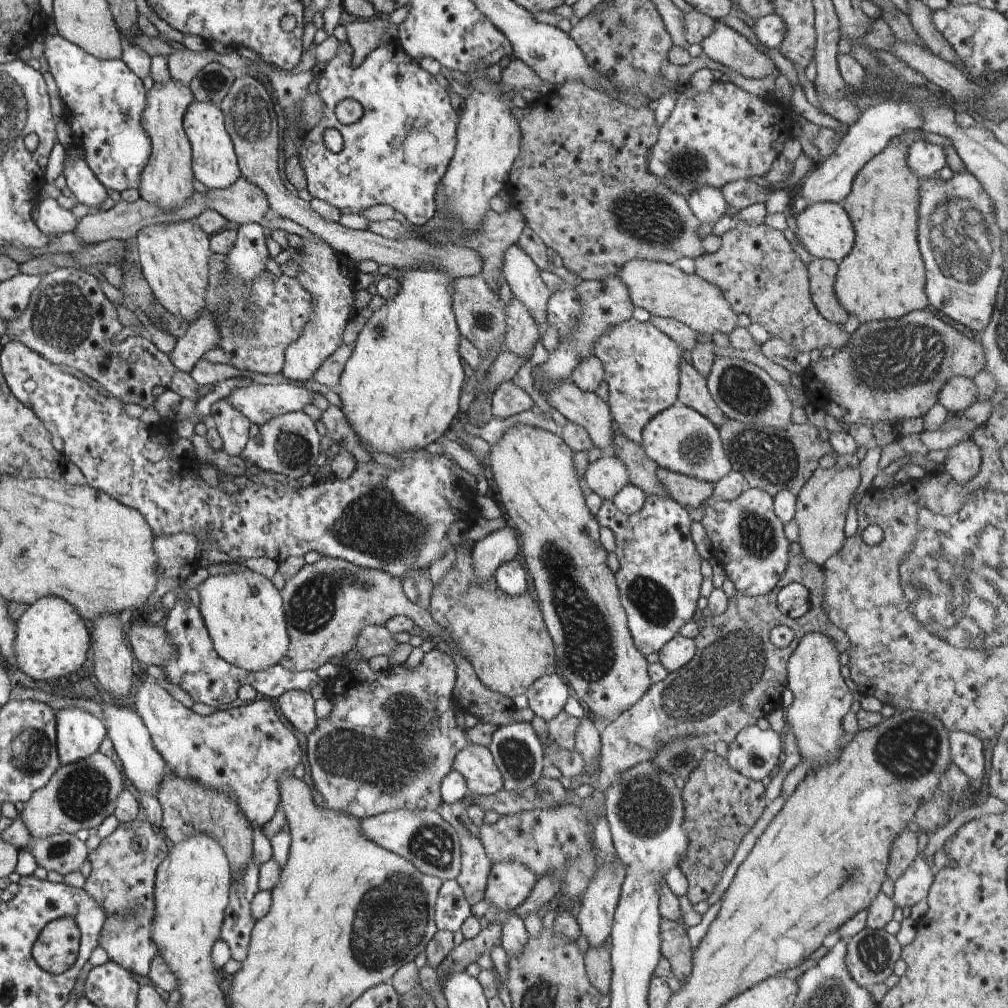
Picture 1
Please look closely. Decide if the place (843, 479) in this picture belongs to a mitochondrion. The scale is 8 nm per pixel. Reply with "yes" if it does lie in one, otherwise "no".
no

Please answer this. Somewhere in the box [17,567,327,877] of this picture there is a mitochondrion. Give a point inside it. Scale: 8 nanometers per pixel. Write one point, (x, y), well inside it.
(83, 794)

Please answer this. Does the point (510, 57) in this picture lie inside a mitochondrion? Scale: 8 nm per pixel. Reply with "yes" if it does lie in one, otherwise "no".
no

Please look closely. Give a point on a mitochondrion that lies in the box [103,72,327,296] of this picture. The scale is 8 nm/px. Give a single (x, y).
(251, 119)

